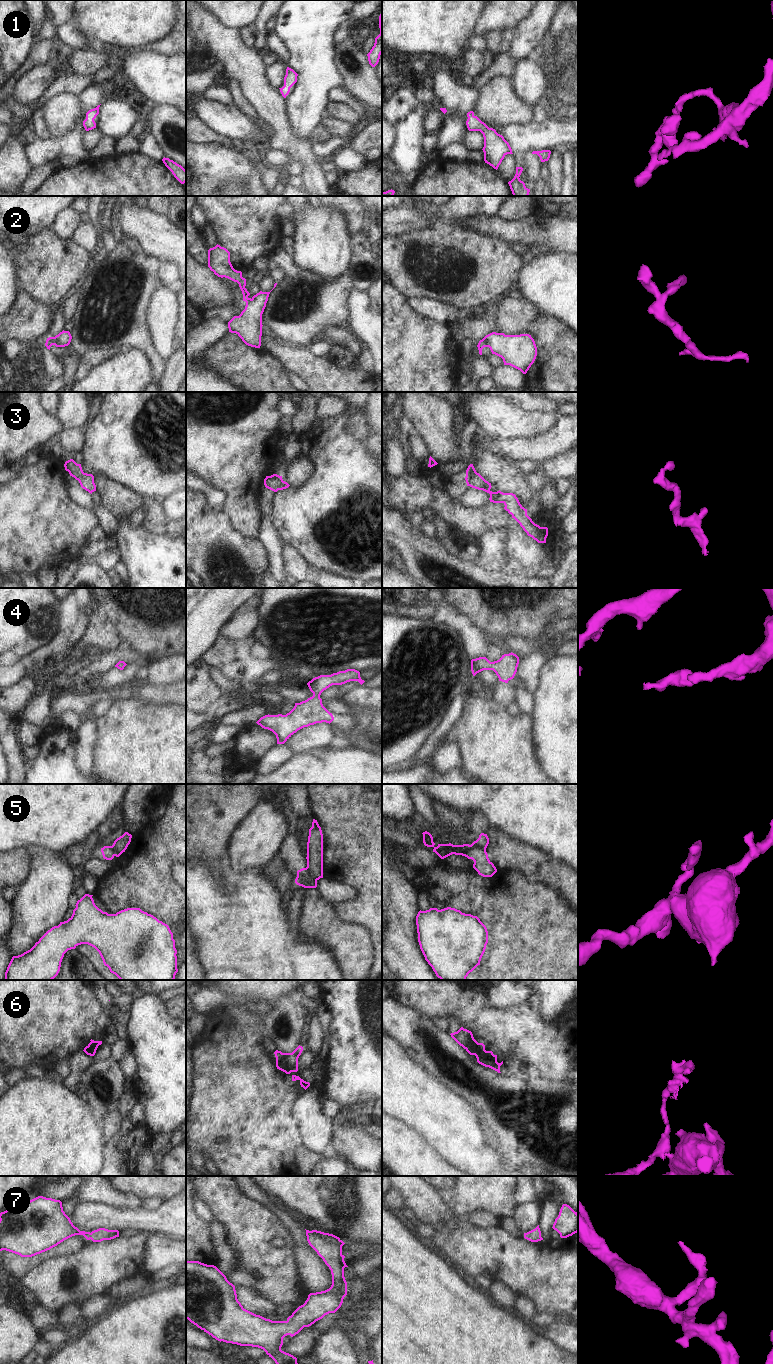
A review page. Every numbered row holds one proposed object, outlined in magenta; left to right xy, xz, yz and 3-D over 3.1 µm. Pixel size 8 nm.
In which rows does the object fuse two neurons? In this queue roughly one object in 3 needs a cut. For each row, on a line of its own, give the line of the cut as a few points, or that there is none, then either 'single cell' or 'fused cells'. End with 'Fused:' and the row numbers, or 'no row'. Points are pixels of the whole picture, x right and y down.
1: cut none; single cell
2: cut xy (54, 337), (59, 344), (64, 346); fused cells
3: cut none; single cell
4: cut none; single cell
5: cut yz (485, 850), (470, 848), (465, 856); fused cells
6: cut yz (475, 1040), (470, 1046), (465, 1048); fused cells
7: cut none; single cell
Fused: 2, 5, 6

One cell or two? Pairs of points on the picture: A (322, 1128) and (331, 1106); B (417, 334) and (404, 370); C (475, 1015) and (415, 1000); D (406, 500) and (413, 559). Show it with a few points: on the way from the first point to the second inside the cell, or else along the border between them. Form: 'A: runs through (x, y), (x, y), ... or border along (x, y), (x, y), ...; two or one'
A: border along (321, 1104), (321, 1112), (333, 1121); two
B: runs through (408, 343), (405, 346), (405, 361); one
C: runs through (460, 1000), (430, 1000); one
D: border along (396, 508), (405, 515); two

